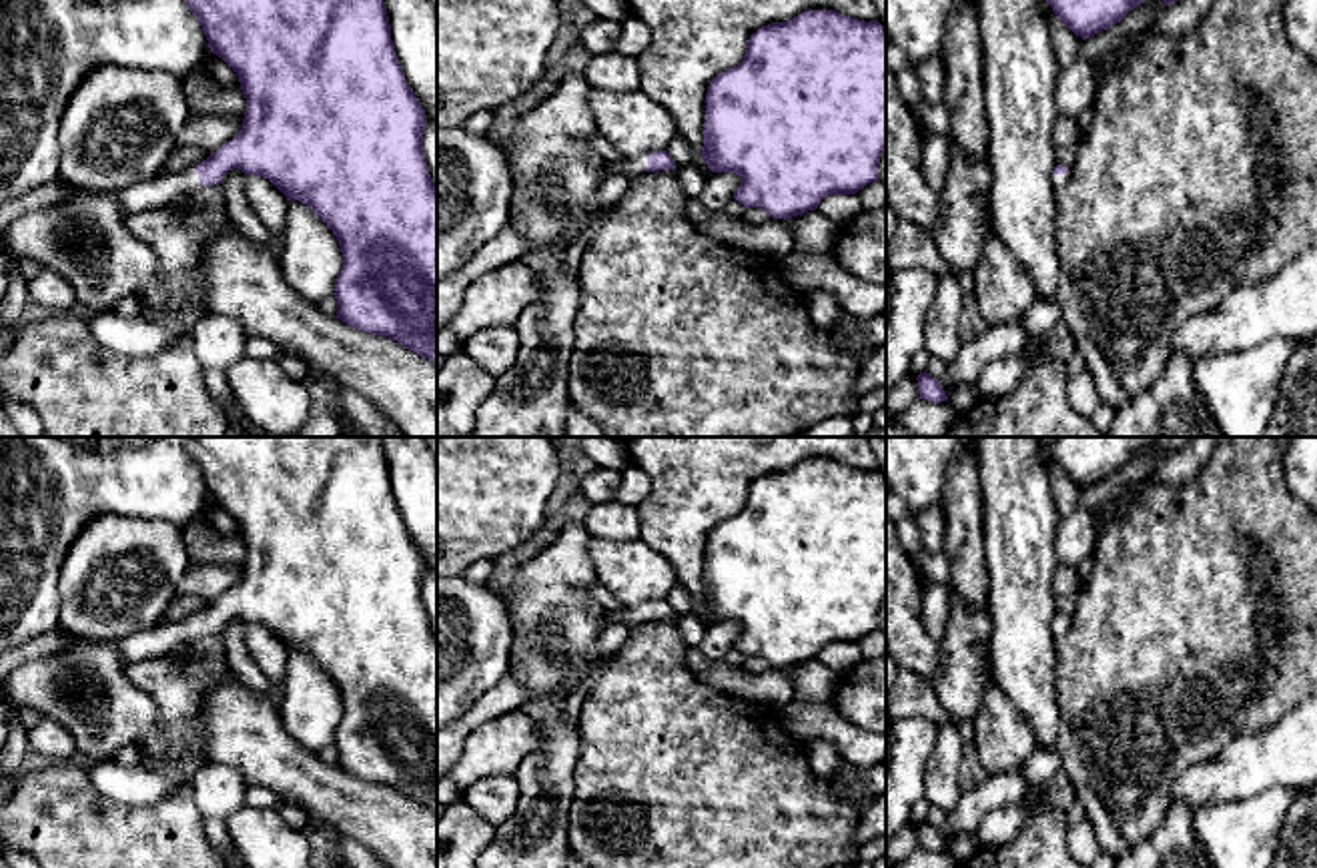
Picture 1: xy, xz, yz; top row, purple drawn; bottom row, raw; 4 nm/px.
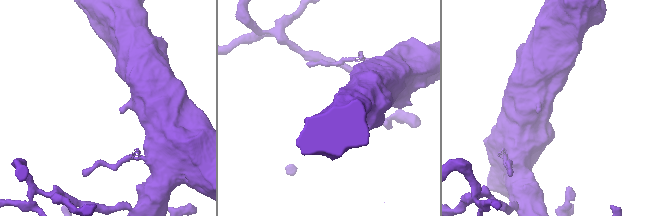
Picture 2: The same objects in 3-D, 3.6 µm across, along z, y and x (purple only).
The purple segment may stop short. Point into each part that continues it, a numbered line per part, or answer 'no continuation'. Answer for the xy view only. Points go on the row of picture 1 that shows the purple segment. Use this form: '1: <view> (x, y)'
1: xy (163, 189)

